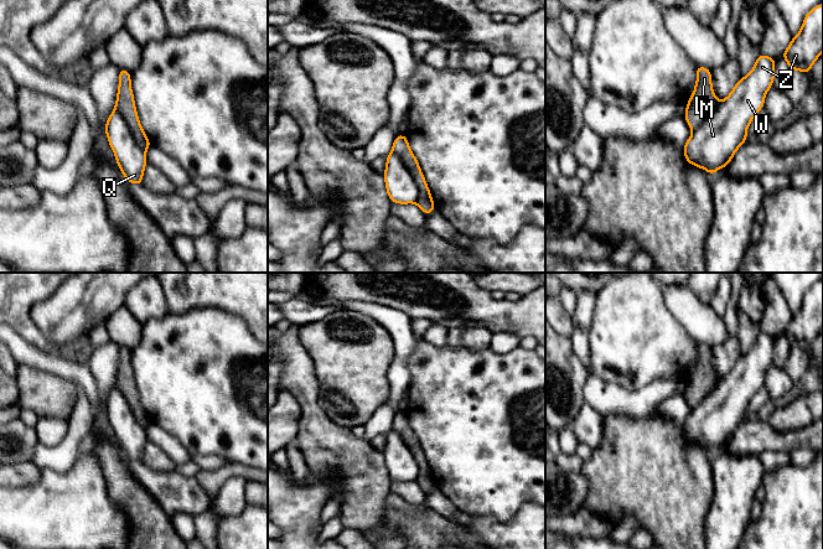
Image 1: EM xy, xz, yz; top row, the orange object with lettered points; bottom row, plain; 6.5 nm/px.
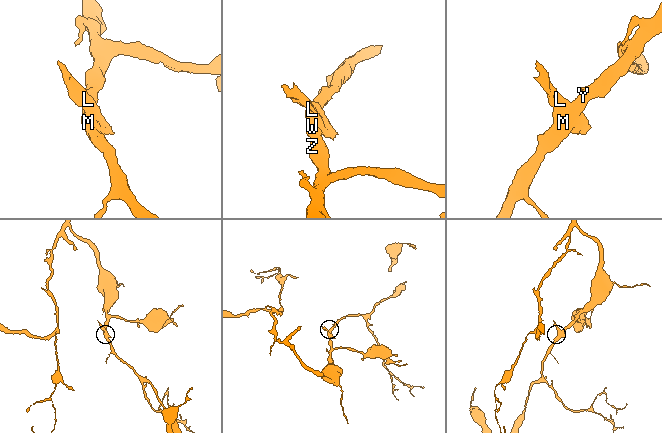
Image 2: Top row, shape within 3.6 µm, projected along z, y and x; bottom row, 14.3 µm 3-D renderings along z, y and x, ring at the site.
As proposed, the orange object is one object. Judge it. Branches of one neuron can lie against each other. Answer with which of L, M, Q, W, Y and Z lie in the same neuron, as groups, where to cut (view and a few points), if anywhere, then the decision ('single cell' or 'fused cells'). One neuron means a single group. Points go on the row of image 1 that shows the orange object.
L / M Q W Y Z | xz (392, 151), (400, 159), (417, 186), (417, 202) | fused cells

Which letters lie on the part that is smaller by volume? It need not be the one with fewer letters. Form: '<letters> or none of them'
L

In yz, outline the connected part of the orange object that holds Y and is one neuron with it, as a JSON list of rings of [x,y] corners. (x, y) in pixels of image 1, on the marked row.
[[[760,53],[746,77],[735,84],[731,93],[693,131],[683,145],[689,165],[708,171],[726,169],[736,150],[747,140],[747,128],[764,108],[765,97],[773,86],[777,58]]]

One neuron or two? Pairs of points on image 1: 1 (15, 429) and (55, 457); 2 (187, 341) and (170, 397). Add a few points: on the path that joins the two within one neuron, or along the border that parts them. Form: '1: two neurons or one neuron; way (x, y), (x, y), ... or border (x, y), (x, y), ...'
1: two neurons; border (37, 443), (32, 460), (41, 467)
2: one neuron; way (187, 355), (187, 379), (184, 383)

